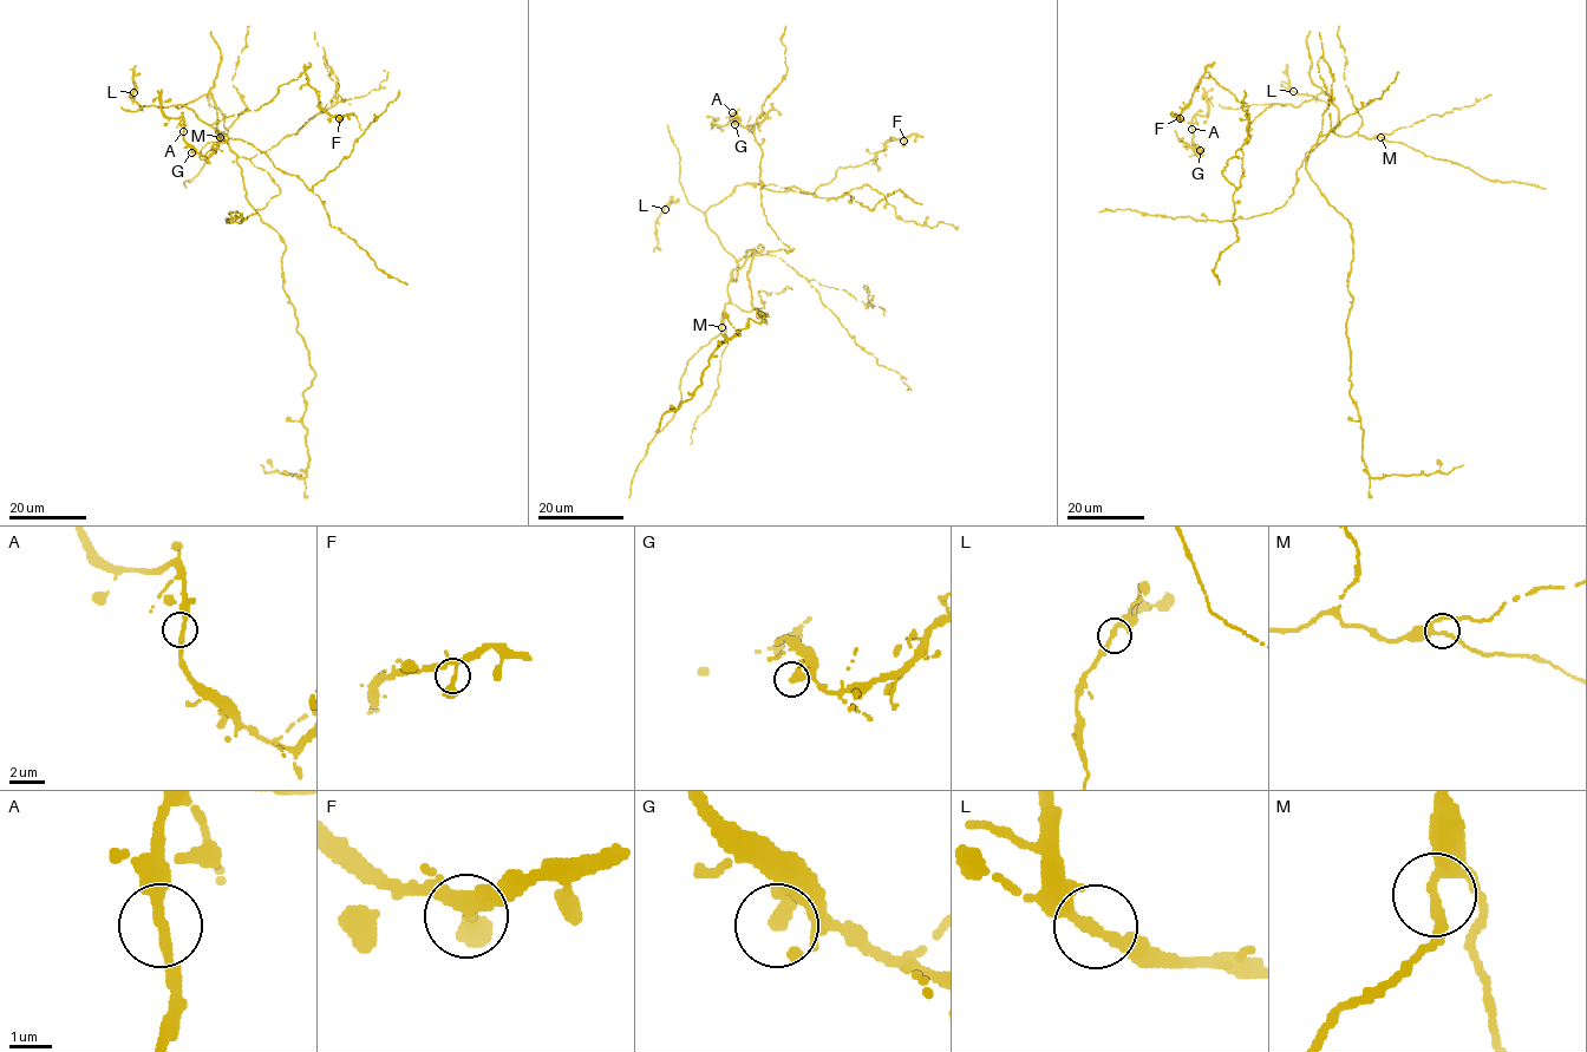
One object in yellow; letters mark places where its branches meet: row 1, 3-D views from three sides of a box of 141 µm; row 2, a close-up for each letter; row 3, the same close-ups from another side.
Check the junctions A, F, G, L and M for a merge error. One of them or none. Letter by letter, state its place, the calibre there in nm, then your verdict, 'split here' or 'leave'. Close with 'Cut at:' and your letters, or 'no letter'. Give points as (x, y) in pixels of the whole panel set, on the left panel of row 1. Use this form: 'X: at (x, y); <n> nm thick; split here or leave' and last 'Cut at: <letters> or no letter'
A: at (183, 131); 260 nm thick; leave
F: at (339, 118); 280 nm thick; leave
G: at (191, 152); 280 nm thick; leave
L: at (134, 92); 280 nm thick; leave
M: at (220, 137); 280 nm thick; leave
Cut at: no letter

